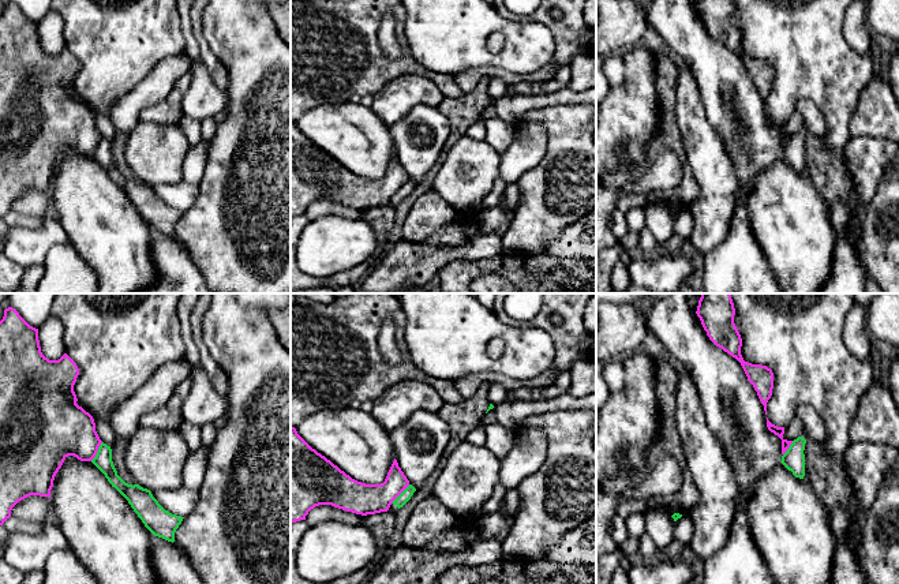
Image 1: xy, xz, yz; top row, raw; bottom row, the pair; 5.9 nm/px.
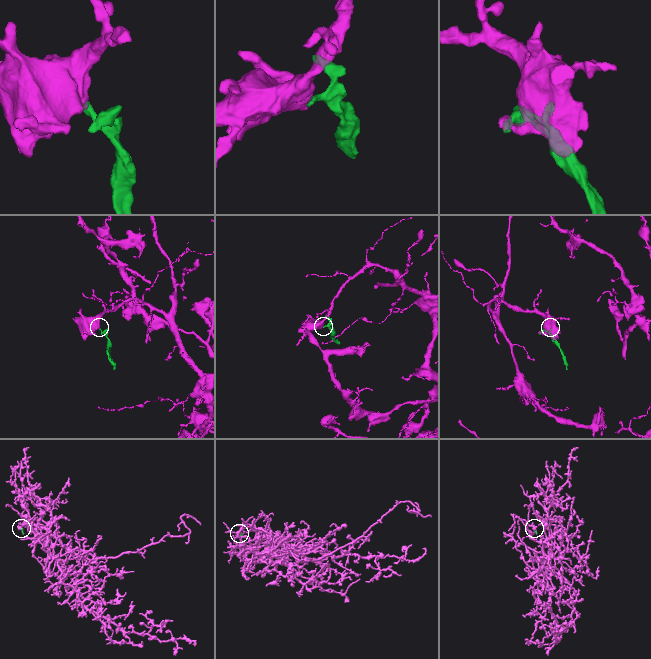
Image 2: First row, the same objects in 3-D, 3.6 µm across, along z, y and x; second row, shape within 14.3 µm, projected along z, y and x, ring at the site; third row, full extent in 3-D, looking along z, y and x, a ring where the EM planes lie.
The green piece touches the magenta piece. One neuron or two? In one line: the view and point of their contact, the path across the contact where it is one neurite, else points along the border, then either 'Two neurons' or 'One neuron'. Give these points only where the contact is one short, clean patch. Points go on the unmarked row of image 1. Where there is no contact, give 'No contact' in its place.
Touches green at xy (97, 146). Boundary: xy (102, 137), (90, 154). Two neurons

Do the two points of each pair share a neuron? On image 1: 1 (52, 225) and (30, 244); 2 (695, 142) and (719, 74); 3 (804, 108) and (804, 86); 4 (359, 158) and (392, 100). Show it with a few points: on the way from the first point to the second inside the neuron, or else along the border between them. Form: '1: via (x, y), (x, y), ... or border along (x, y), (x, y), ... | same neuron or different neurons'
1: via (47, 231), (36, 242) | same neuron
2: border along (696, 82), (707, 120), (722, 141) | different neurons
3: border along (796, 101), (811, 100), (826, 122) | different neurons
4: border along (369, 108), (389, 126) | different neurons

